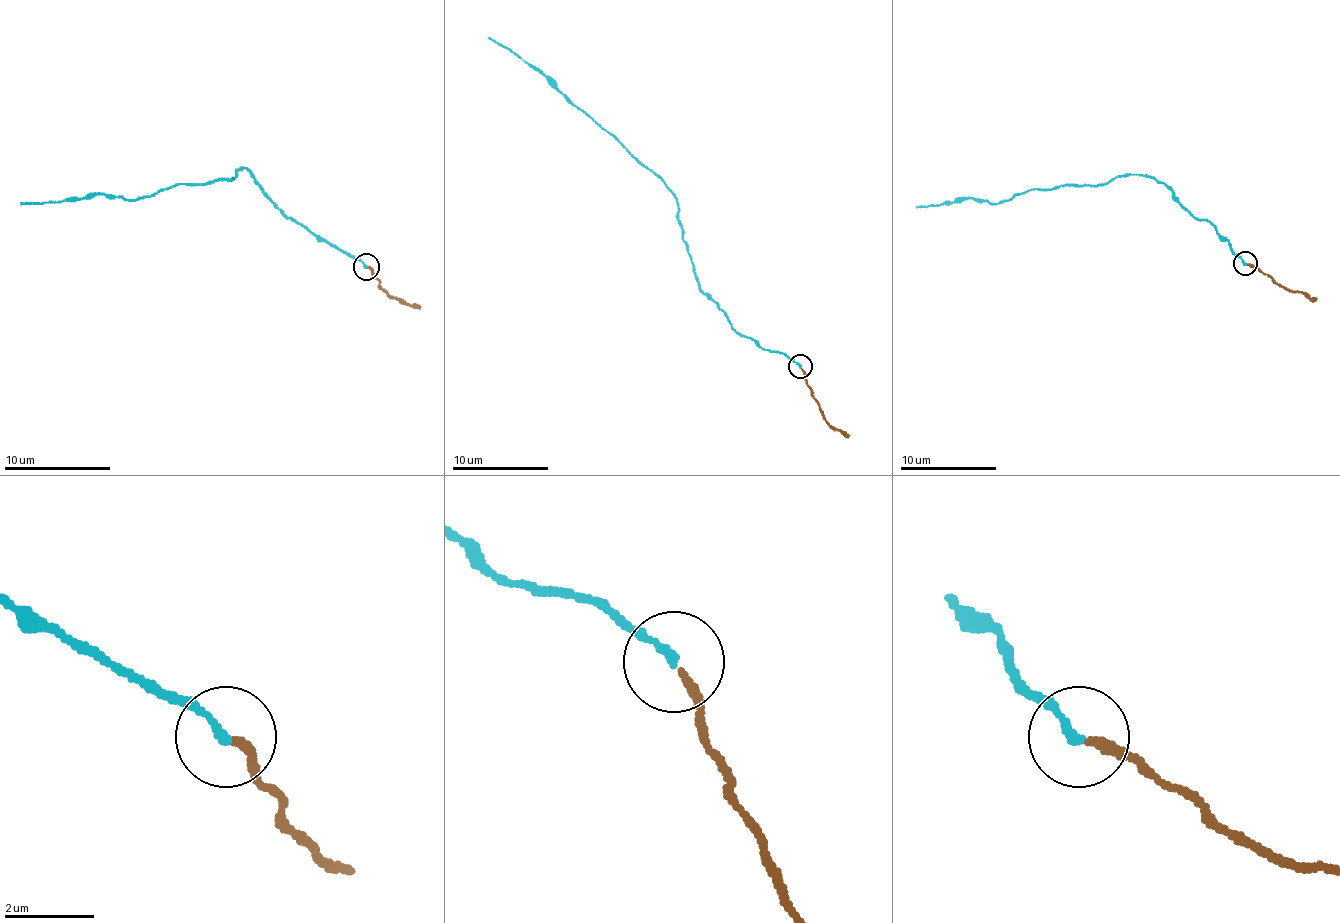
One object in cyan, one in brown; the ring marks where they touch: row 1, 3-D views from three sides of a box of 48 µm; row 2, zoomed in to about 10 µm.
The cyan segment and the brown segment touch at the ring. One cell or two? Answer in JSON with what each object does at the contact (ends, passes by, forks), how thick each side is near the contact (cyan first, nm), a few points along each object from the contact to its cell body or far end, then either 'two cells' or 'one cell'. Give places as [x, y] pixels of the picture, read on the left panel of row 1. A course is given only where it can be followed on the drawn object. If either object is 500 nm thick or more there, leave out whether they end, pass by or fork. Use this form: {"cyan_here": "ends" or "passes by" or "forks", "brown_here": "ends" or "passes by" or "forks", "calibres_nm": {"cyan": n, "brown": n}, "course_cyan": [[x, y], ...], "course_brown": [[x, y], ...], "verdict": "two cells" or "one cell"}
{"cyan_here": "ends", "brown_here": "ends", "calibres_nm": {"cyan": 190, "brown": 190}, "course_cyan": [[365, 266], [288, 218], [245, 167], [232, 180], [176, 183], [136, 199], [88, 194], [21, 204]], "course_brown": [[368, 268], [392, 298], [421, 308]], "verdict": "one cell"}

